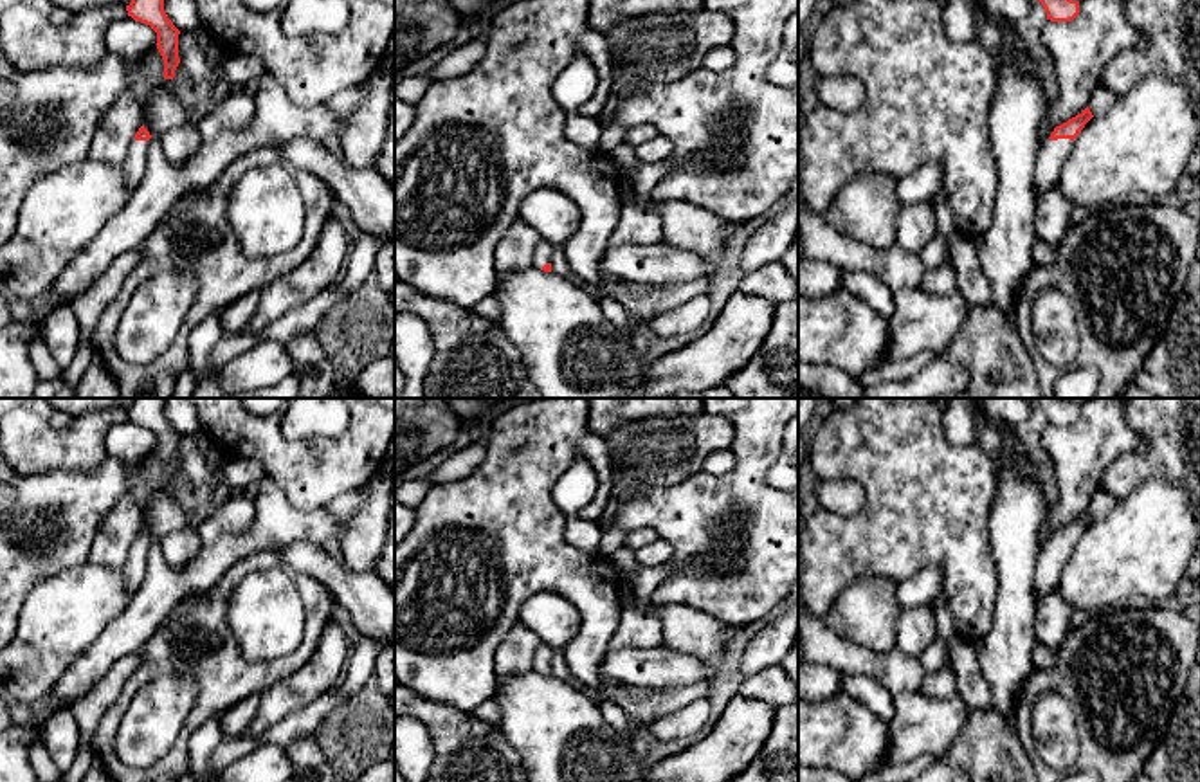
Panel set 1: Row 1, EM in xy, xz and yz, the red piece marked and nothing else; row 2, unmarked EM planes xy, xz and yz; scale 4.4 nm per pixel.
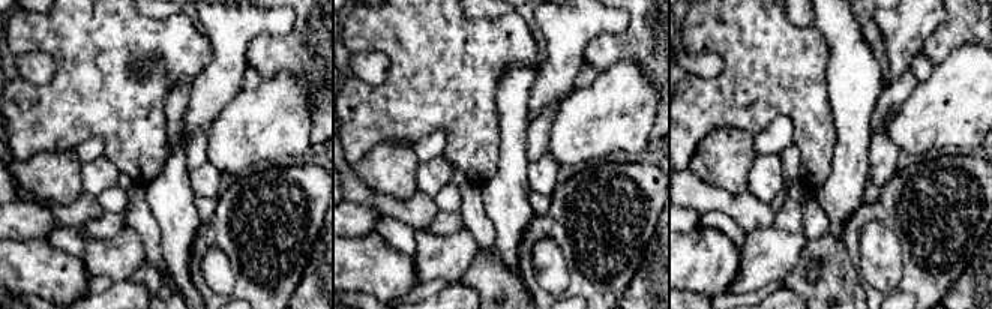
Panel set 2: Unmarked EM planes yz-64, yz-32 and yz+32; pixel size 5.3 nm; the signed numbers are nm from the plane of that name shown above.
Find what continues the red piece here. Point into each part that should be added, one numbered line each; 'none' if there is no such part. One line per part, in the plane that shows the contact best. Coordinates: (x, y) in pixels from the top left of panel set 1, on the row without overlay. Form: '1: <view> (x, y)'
1: yz (1053, 557)

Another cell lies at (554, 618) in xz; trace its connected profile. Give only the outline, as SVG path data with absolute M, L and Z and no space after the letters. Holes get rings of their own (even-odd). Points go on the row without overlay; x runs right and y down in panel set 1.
M539 591L519 611L519 622L551 650L564 650L580 631L580 613L562 595Z

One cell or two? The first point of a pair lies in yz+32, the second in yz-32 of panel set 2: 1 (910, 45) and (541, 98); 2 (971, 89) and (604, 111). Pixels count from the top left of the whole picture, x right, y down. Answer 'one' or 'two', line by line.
1: one
2: one

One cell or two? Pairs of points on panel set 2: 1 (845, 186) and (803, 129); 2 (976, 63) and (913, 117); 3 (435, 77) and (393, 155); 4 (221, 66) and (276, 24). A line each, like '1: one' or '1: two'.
1: two
2: one
3: two
4: one

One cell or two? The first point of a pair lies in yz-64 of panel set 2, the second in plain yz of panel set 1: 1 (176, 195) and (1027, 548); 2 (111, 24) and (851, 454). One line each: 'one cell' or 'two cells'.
1: one cell
2: one cell

